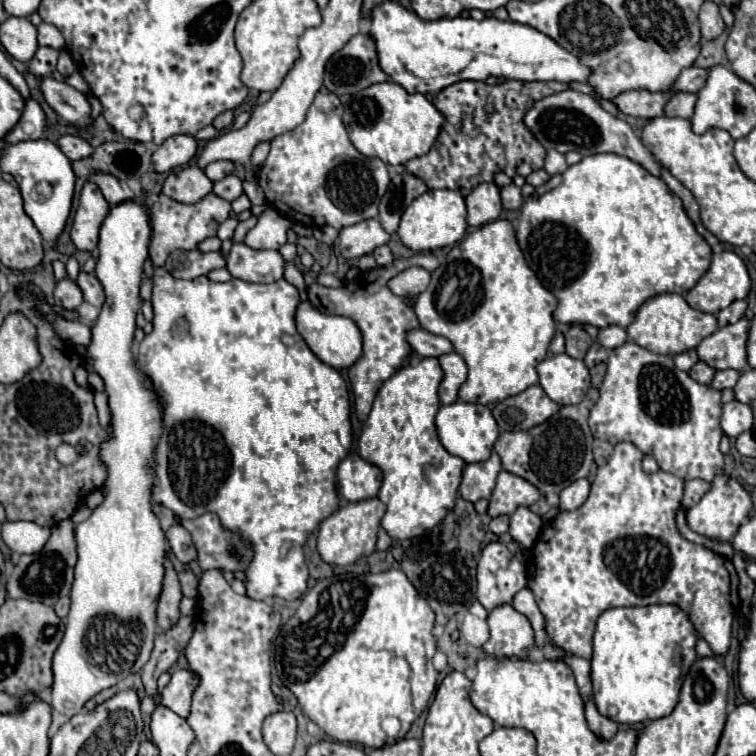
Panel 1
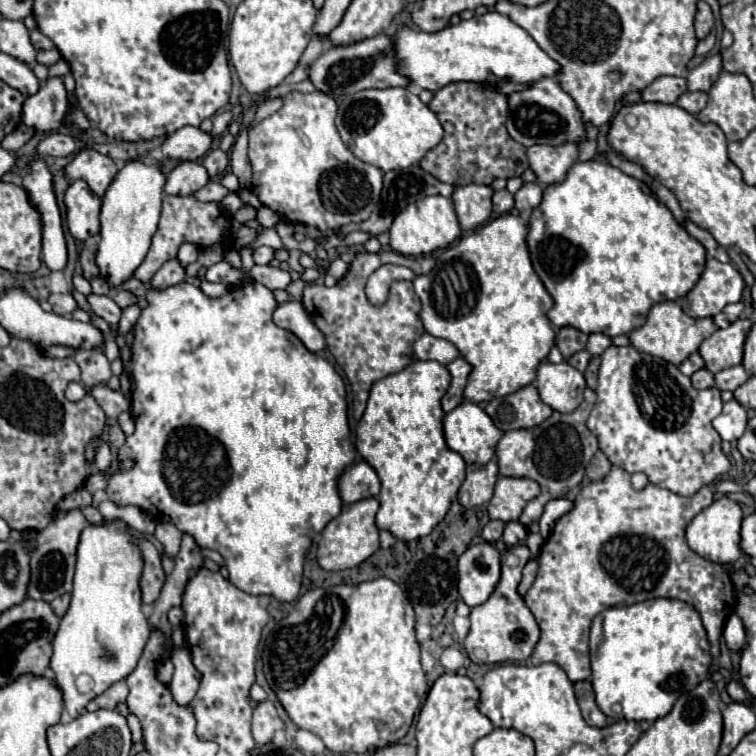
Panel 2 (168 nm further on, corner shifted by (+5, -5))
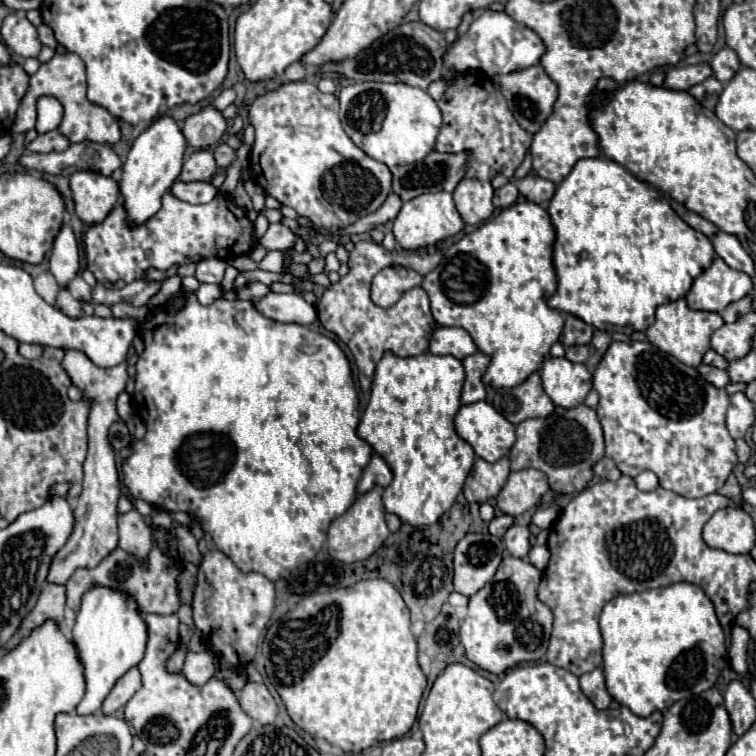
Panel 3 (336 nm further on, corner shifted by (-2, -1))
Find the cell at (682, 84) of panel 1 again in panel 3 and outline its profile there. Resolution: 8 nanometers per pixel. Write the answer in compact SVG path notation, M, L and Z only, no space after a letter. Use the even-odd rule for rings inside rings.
M730 47L720 49L720 51L712 57L710 65L712 65L712 73L714 73L714 77L716 77L720 83L730 81L730 79L734 77L734 73L740 69L738 55L736 55Z

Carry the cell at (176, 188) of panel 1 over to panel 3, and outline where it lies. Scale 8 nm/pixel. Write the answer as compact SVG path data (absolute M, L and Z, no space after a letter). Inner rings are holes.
M194 151L182 167L180 181L190 183L190 181L210 181L216 173L216 161L210 151Z

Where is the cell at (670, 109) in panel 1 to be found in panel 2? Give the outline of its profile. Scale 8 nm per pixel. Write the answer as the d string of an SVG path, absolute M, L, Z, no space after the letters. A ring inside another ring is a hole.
M687 91L677 99L677 105L683 107L685 111L697 115L707 105L707 93L703 93L703 91Z

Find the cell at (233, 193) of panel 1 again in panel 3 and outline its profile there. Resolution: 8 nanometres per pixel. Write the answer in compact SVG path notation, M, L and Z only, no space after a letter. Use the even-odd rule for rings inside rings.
M176 181L172 185L172 193L188 203L208 203L212 201L220 191L212 183L182 183Z

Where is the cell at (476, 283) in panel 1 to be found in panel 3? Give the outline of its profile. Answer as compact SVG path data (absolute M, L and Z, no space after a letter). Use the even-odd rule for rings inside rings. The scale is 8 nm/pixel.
M520 201L502 209L496 217L482 223L474 233L464 235L444 255L442 263L424 275L422 289L430 297L432 315L442 327L462 327L470 333L476 347L490 357L490 365L482 377L484 385L494 389L516 387L536 373L550 347L560 339L564 319L558 311L548 307L548 297L556 293L556 273L552 265L554 227L546 213L536 203Z

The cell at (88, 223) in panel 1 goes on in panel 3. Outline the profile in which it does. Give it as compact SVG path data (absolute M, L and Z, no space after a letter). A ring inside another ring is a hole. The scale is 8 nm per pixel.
M76 171L70 177L70 189L76 205L76 215L86 225L98 225L120 199L118 183L92 171Z

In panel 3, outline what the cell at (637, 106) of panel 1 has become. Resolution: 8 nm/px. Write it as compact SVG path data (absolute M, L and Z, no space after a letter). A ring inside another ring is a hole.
M698 63L698 65L686 65L686 67L672 67L666 73L664 87L674 89L674 91L688 91L690 87L702 83L712 75L712 69L708 63Z

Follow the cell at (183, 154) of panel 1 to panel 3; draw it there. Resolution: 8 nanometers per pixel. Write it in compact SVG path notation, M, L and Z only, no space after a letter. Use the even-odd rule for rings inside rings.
M206 107L200 113L190 115L182 125L182 133L188 145L194 149L206 149L216 145L224 135L224 131L226 131L226 119L214 107Z

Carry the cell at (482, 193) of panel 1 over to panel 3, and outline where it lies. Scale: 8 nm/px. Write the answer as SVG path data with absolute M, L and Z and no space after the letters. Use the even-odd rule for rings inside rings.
M462 179L454 189L454 203L466 225L478 225L494 213L494 189L478 179Z

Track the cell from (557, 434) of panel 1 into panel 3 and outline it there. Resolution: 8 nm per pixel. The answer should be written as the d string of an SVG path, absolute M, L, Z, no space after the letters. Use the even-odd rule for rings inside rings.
M578 405L574 409L556 407L552 415L544 419L528 419L516 427L516 443L508 453L510 469L538 469L546 473L550 489L556 495L580 493L592 479L594 463L604 457L604 435L596 411Z

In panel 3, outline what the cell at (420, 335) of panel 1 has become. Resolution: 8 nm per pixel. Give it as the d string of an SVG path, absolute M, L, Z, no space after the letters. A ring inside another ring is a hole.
M438 327L430 337L430 351L434 355L452 355L456 359L464 359L478 349L462 327Z

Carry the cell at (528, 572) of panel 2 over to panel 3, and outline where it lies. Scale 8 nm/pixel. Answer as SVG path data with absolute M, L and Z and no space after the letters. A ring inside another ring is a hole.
M534 545L534 547L530 549L530 553L528 553L526 561L528 561L528 563L532 563L532 565L536 565L536 569L540 569L540 571L546 571L546 567L548 567L548 561L550 561L550 551L548 551L548 547Z

